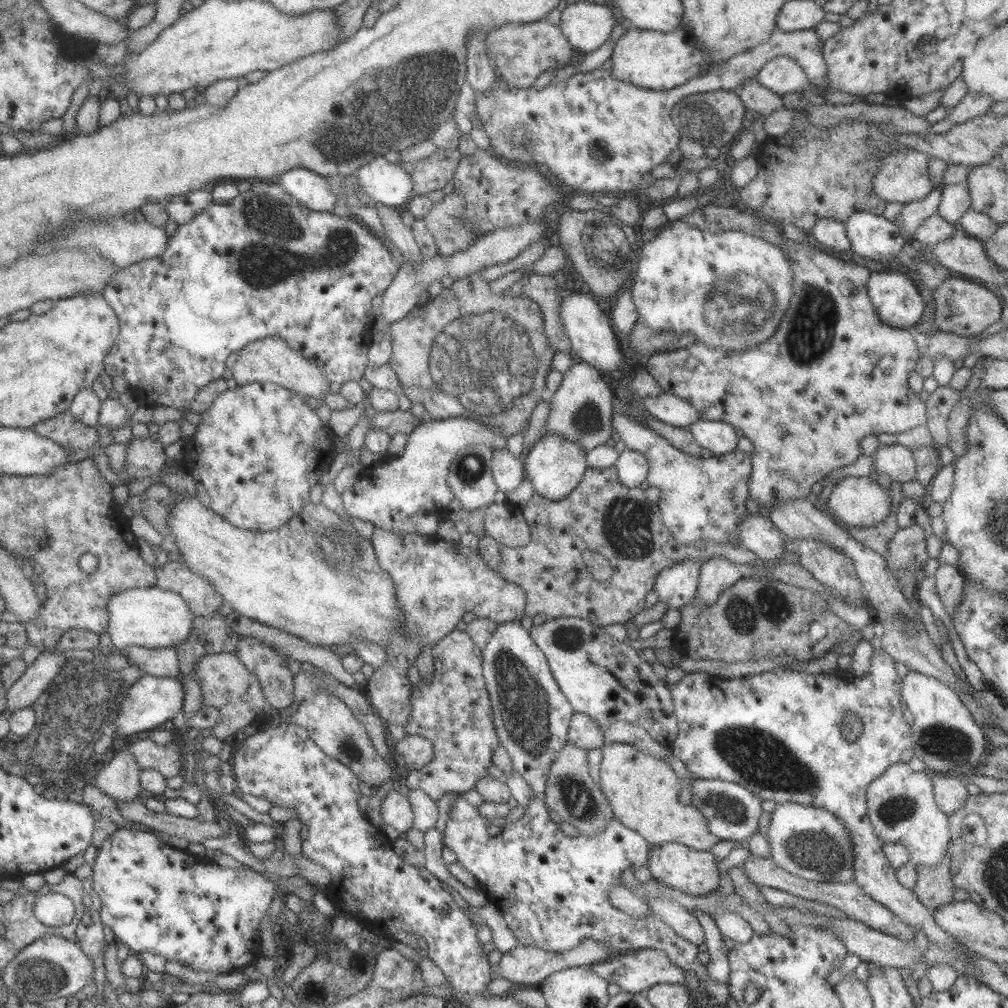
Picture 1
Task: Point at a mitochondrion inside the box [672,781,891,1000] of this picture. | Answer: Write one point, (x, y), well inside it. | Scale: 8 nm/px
(815, 852)

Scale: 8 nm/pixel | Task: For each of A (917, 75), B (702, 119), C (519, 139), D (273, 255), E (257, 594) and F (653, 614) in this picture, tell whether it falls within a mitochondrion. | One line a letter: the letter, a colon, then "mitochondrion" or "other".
A: other
B: mitochondrion
C: mitochondrion
D: mitochondrion
E: other
F: other

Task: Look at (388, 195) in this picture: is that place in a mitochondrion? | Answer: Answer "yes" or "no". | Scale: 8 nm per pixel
no

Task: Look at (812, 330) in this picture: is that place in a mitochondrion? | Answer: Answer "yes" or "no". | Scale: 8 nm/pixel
yes

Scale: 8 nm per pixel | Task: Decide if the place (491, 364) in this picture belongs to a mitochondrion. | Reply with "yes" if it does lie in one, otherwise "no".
yes

